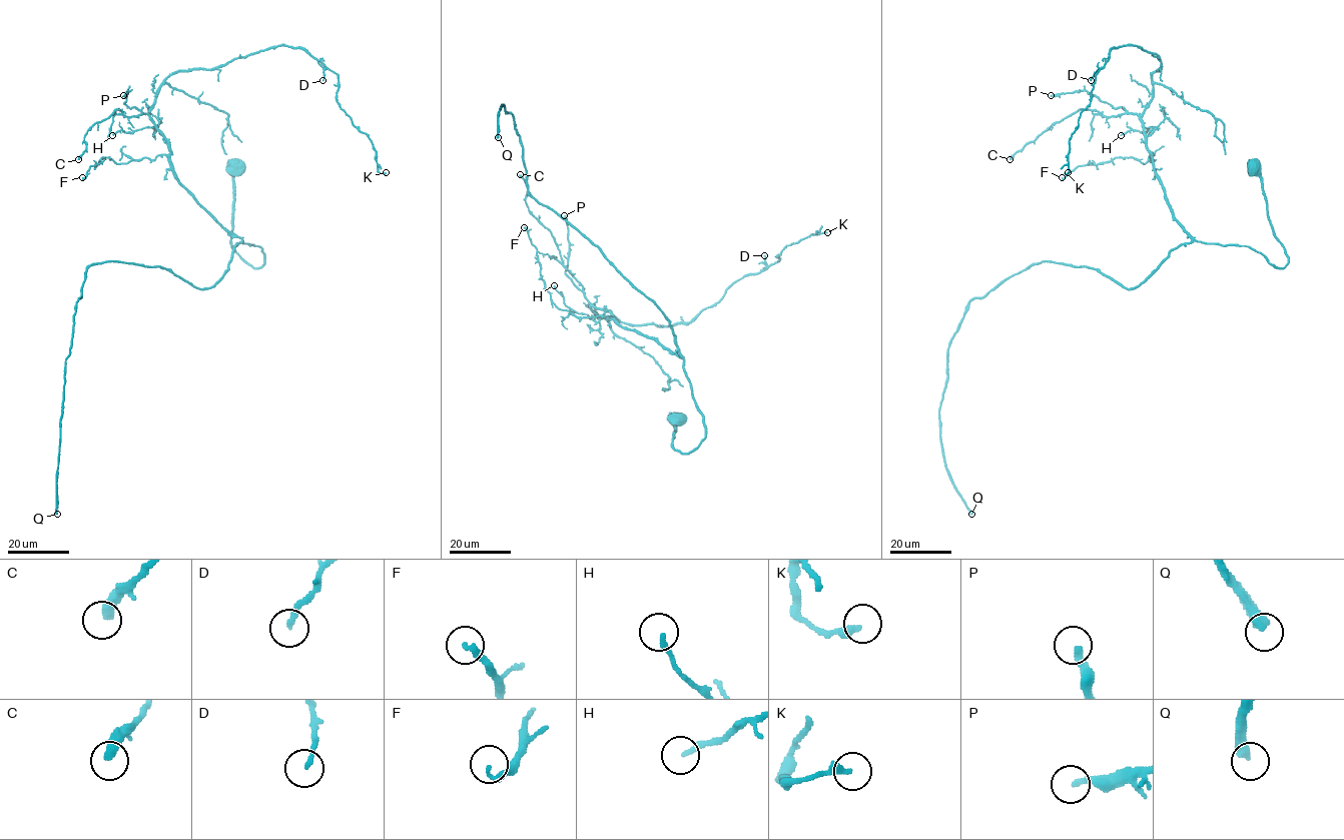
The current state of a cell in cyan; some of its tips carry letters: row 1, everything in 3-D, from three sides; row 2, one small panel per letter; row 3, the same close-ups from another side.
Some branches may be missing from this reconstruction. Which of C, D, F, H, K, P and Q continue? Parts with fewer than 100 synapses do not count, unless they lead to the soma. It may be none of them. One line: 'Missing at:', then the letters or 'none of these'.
Missing at: Q

